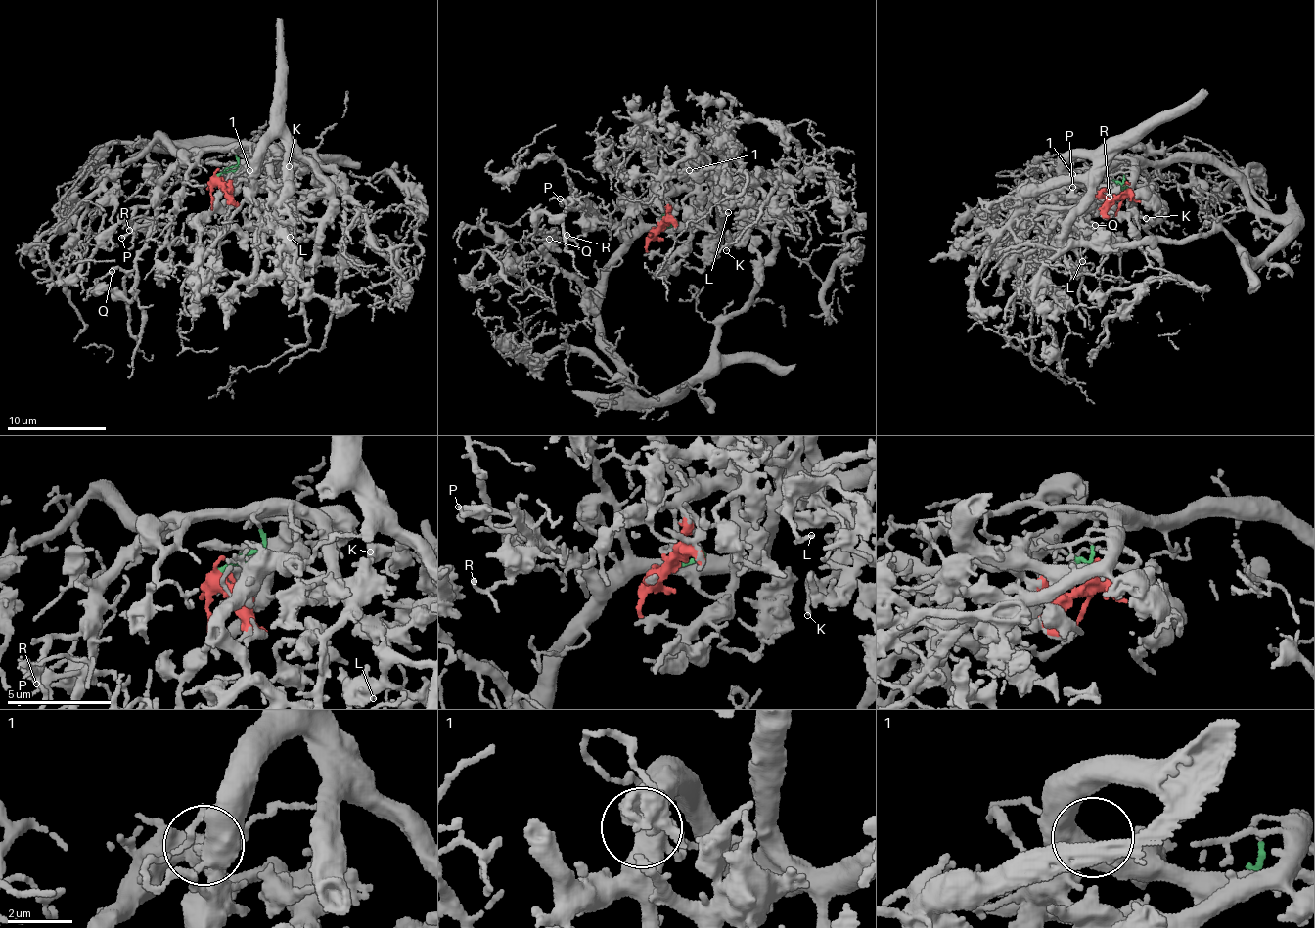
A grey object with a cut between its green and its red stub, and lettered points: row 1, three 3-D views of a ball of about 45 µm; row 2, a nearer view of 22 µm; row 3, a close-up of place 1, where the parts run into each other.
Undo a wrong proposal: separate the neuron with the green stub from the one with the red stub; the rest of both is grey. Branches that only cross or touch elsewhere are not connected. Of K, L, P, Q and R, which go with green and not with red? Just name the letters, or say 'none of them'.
P, Q, R

